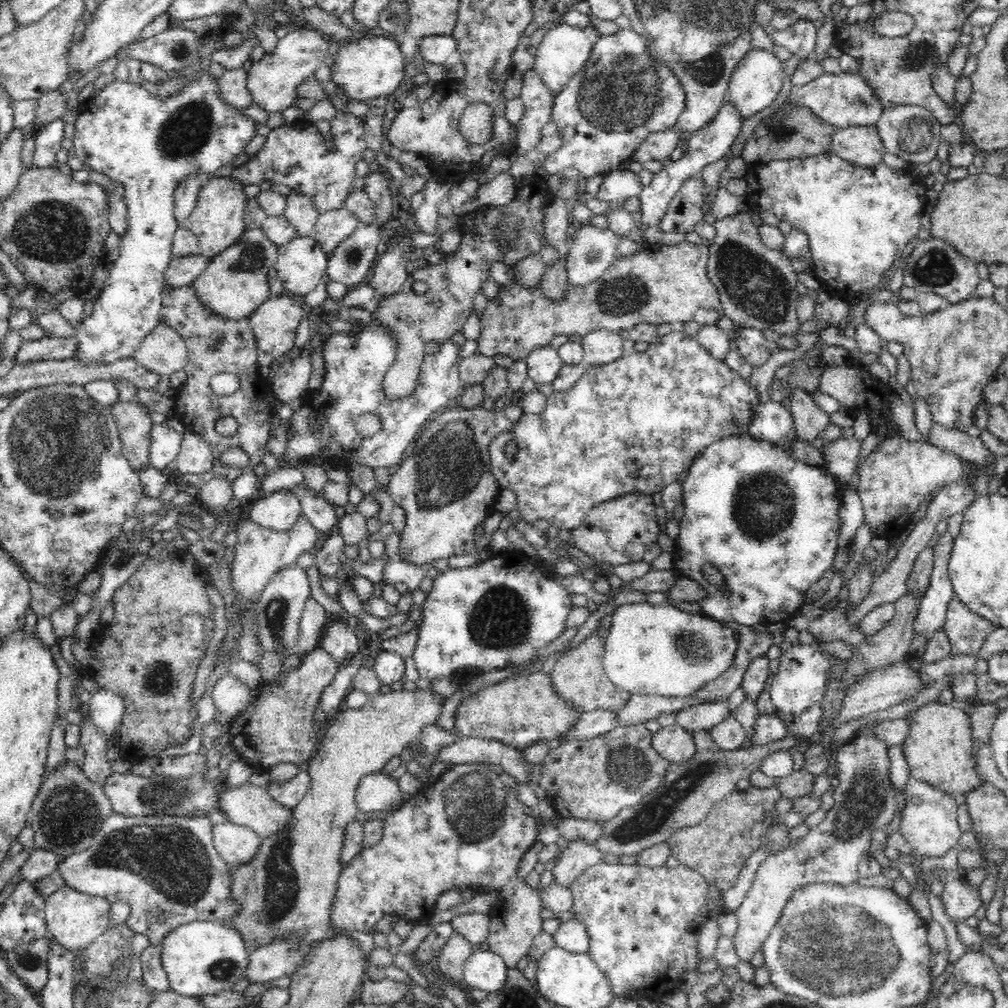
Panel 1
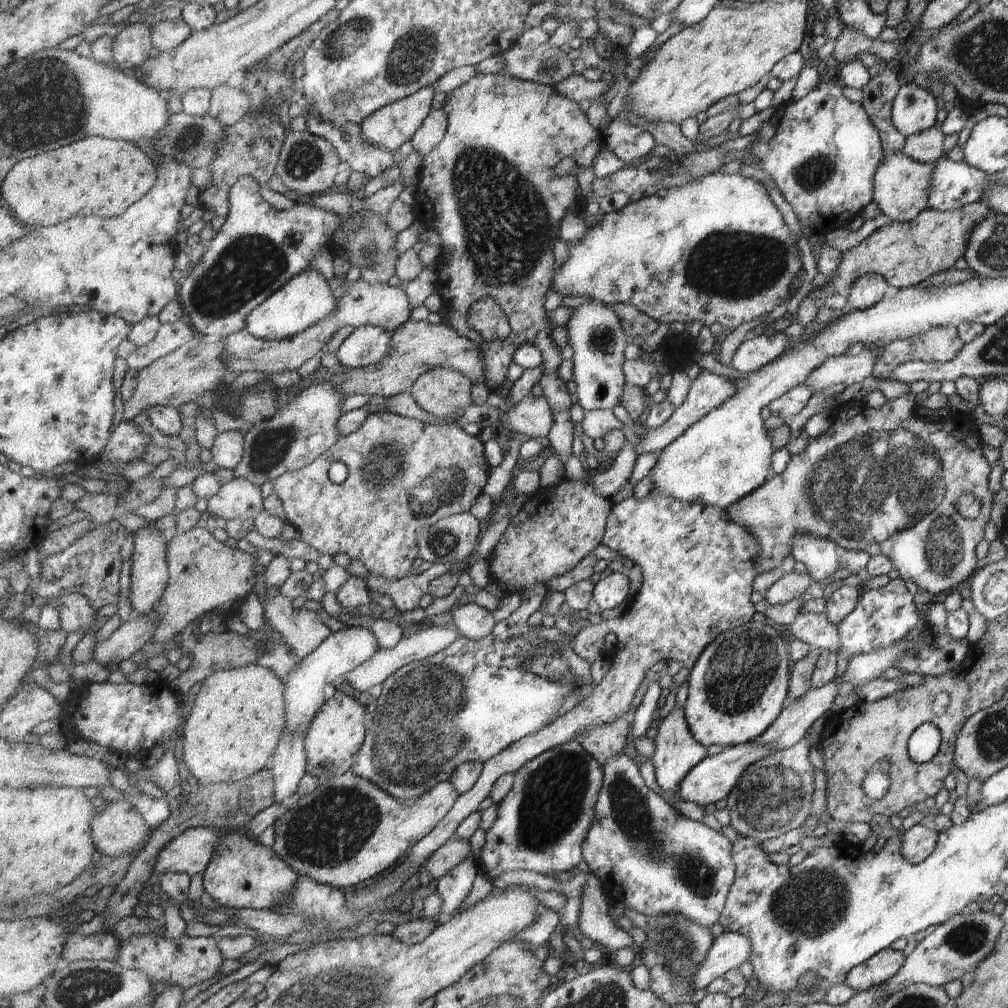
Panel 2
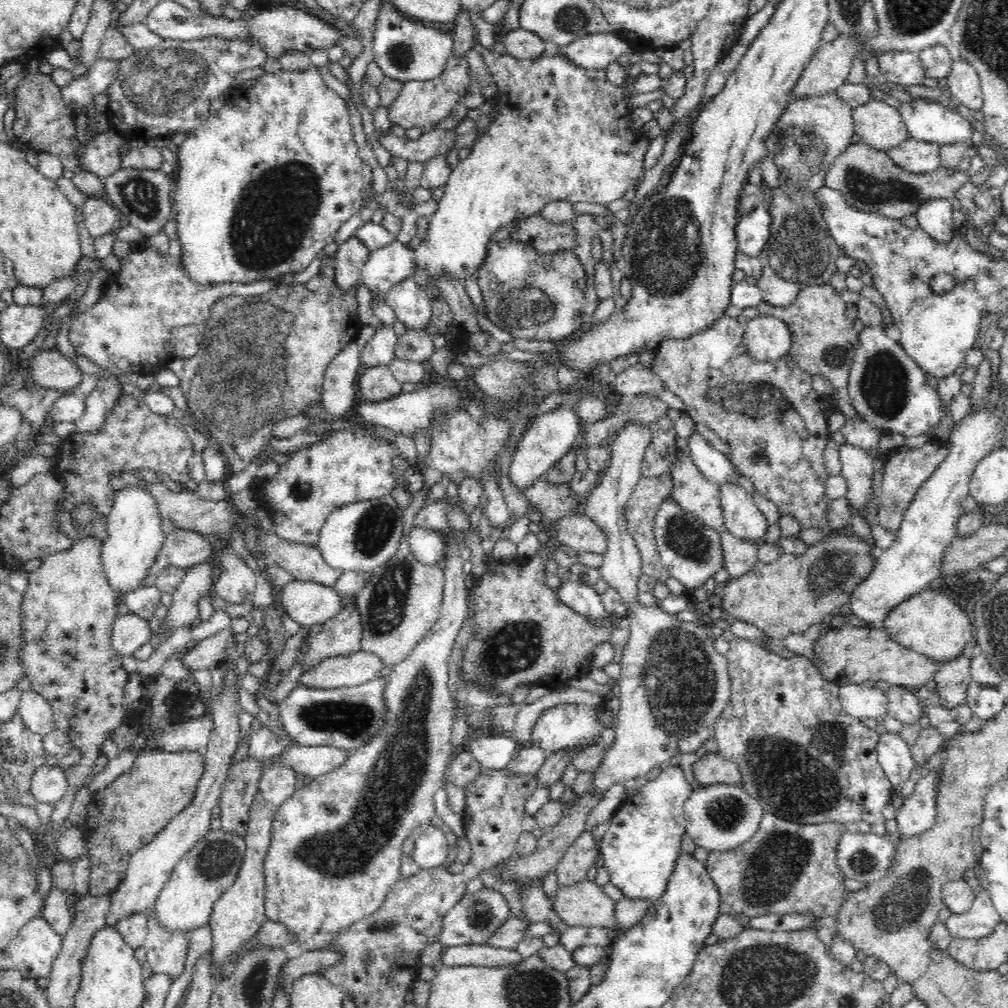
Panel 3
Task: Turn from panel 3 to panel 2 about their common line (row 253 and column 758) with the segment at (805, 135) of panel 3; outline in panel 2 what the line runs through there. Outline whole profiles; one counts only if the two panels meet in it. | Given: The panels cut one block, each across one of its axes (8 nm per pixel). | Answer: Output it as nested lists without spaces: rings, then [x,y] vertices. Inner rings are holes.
[[[827,709],[807,730],[807,738],[802,738],[789,748],[761,758],[761,763],[751,764],[743,770],[731,792],[725,797],[730,826],[741,836],[763,842],[767,838],[777,838],[793,829],[804,828],[803,821],[811,810],[813,800],[813,770],[807,754],[810,749],[811,734],[819,734],[833,712]]]

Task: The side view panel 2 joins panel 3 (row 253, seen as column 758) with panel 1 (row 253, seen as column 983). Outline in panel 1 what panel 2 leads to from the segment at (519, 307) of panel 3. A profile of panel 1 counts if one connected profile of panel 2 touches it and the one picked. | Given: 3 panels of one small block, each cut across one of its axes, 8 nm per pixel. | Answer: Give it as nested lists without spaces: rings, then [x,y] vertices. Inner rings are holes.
[[[526,180],[520,182],[520,192],[508,206],[479,207],[476,211],[460,219],[458,228],[462,238],[458,254],[453,257],[447,256],[446,260],[444,260],[442,264],[438,264],[438,266],[415,270],[410,274],[410,278],[407,278],[395,293],[385,294],[379,299],[376,298],[376,306],[374,306],[372,312],[370,312],[371,316],[378,320],[378,322],[386,323],[386,325],[394,331],[399,348],[397,362],[393,368],[390,368],[390,371],[384,378],[383,390],[386,403],[405,400],[418,395],[421,381],[421,368],[426,355],[426,344],[429,342],[438,343],[450,338],[463,327],[468,315],[473,312],[472,301],[474,300],[474,296],[476,296],[480,290],[482,283],[490,277],[488,273],[488,262],[498,260],[514,268],[514,264],[522,259],[525,254],[536,251],[539,252],[540,239],[538,239],[538,237],[542,235],[543,240],[545,240],[545,236],[543,236],[544,227],[542,226],[541,220],[542,213],[544,212],[545,199],[547,198],[547,195],[542,194],[542,192],[544,192],[546,188],[538,188],[538,192],[529,193],[529,191],[523,187],[525,182]],[[510,216],[515,216],[515,218],[519,220],[519,235],[514,237],[509,243],[504,243],[504,241],[500,239],[500,232],[502,232],[502,228],[506,226],[506,222],[508,222]],[[411,282],[424,282],[424,284],[426,284],[426,290],[422,293],[414,291],[413,287],[410,286]]]

